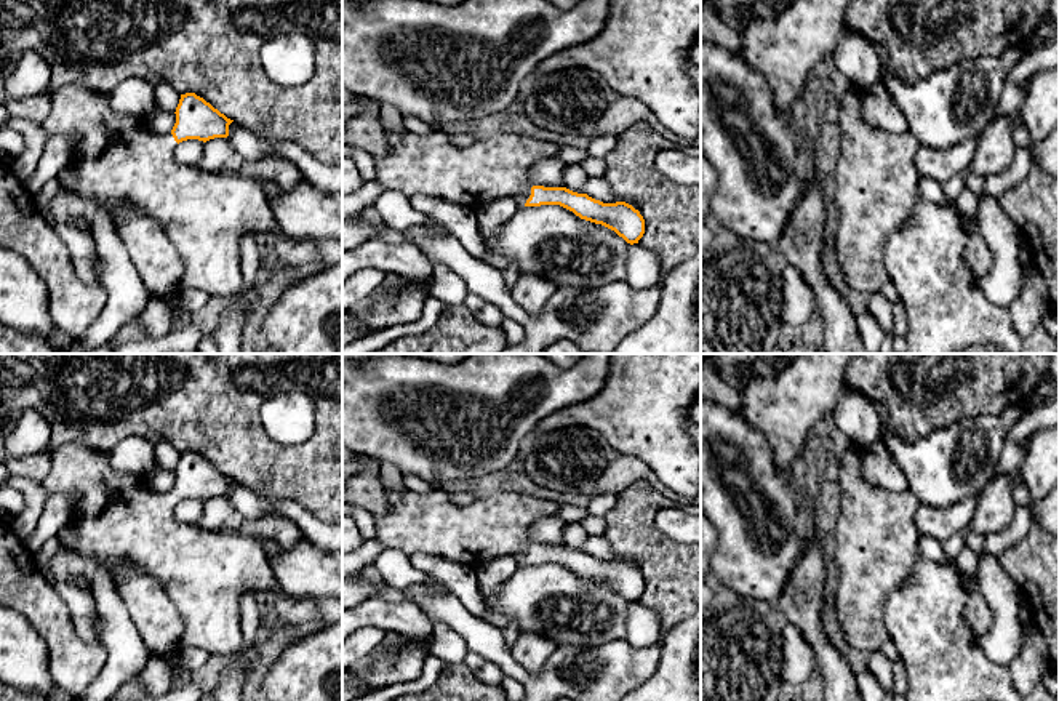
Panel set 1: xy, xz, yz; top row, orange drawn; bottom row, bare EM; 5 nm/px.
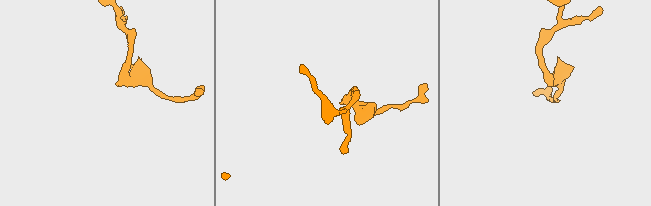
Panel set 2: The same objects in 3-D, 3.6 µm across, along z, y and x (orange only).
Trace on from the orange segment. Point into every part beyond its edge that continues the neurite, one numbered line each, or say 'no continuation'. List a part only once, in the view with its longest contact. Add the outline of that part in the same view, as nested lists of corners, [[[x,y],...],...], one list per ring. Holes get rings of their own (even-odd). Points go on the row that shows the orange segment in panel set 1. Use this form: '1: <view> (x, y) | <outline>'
1: xz (431, 165) | [[[384,126],[386,128],[386,126]],[[386,128],[390,152],[374,162],[376,181],[406,197],[424,195],[477,210],[482,205],[510,197],[525,206],[531,195],[530,168],[541,158],[557,157],[560,146],[520,133],[498,133],[477,139],[467,147],[454,146],[438,128],[429,134],[394,133]]]

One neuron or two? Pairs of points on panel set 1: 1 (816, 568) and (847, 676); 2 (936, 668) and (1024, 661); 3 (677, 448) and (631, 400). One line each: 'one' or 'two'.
1: one
2: two
3: one

